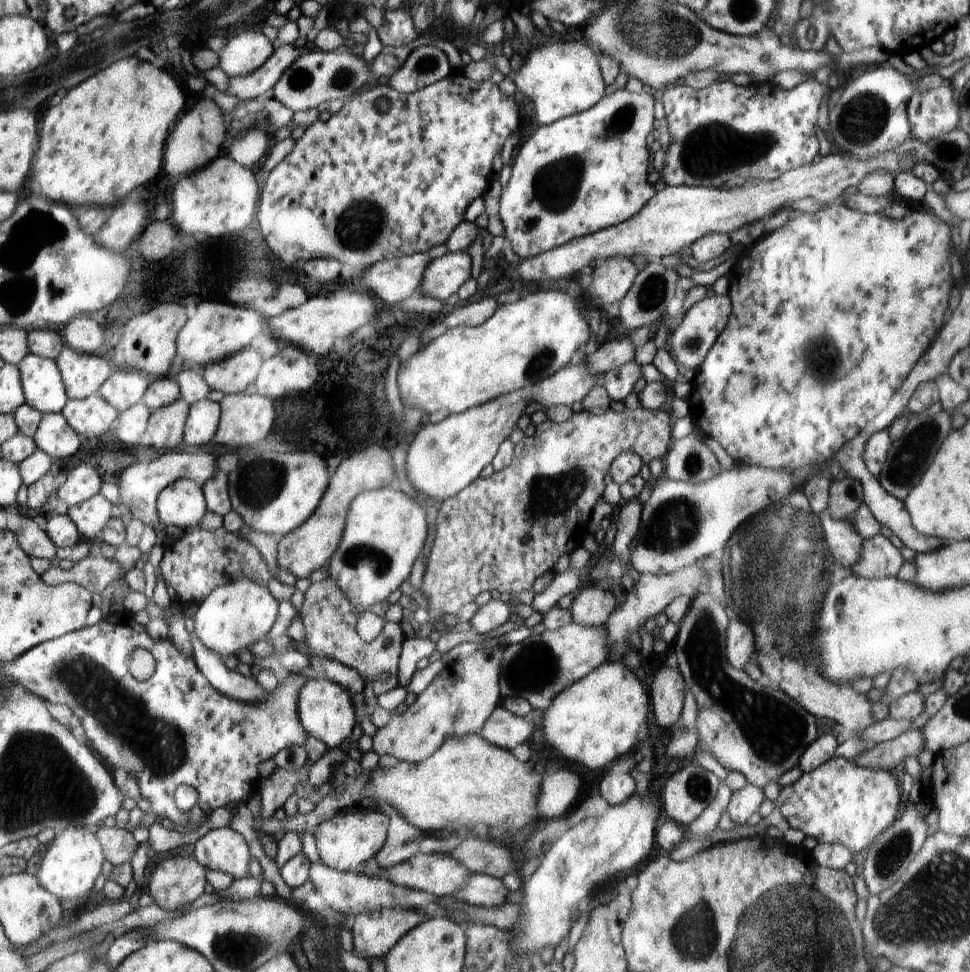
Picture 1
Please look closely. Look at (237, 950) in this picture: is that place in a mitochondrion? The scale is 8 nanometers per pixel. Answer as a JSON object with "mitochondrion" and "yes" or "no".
{"mitochondrion":"yes"}

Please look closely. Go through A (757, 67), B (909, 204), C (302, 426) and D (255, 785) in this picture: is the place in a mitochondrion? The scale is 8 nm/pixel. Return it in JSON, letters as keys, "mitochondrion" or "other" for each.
{"A":"other","B":"other","C":"other","D":"other"}

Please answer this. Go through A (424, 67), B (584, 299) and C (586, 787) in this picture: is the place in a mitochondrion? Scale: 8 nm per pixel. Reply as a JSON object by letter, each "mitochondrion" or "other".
{"A":"mitochondrion","B":"other","C":"other"}

